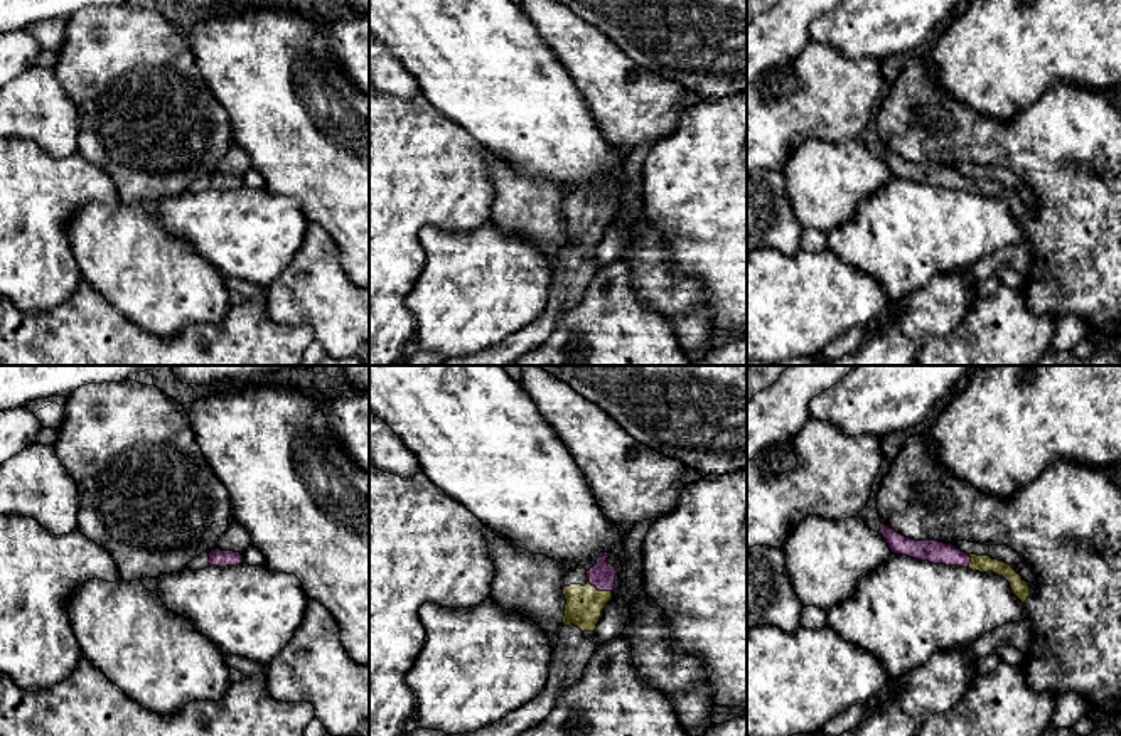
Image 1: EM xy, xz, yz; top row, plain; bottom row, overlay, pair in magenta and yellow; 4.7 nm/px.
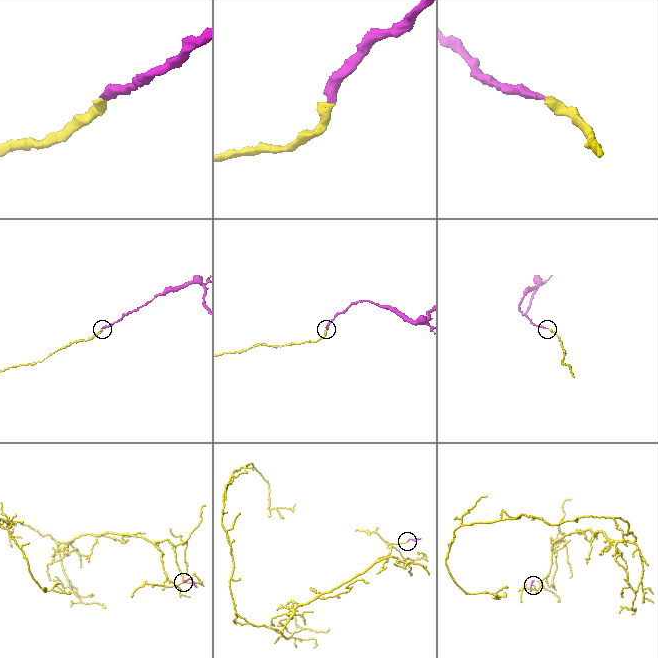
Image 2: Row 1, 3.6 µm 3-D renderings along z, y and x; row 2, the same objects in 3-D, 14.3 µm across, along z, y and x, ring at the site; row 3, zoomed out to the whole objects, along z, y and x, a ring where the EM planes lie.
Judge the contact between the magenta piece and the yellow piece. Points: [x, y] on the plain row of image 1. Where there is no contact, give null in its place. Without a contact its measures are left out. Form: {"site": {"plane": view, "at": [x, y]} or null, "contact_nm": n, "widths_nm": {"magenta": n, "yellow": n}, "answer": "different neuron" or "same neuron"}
{"site": {"plane": "xz", "at": [599, 213]}, "contact_nm": 130, "widths_nm": {"magenta": 120, "yellow": 130}, "answer": "same neuron"}

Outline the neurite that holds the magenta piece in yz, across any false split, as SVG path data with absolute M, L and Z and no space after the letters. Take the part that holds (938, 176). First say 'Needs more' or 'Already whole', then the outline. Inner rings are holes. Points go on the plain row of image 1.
Needs more. M880 147L878 153L893 177L929 184L932 187L961 189L979 195L993 194L1003 199L1010 205L1013 217L1027 227L1030 209L1010 187L991 182L990 179L966 177L956 168L939 163L914 163L885 147Z

